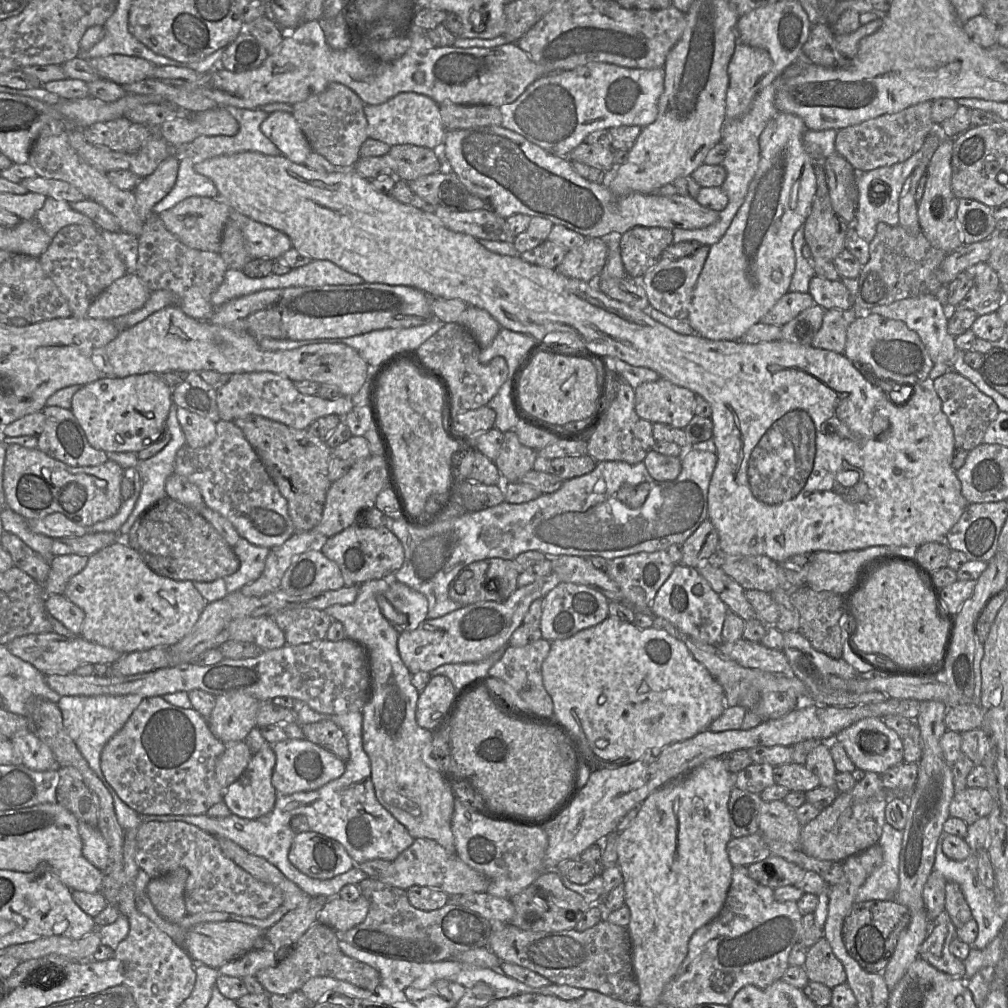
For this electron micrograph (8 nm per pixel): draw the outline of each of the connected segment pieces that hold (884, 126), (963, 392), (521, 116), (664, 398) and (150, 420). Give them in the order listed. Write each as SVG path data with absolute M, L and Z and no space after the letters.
M932 101L908 107L893 114L885 114L858 125L837 130L835 149L857 171L871 171L904 162L918 152L936 124L931 119Z
M952 369L930 382L930 387L938 394L942 411L953 428L955 448L970 451L983 443L989 424L1000 411L995 401L982 393L969 379Z
M592 62L571 70L549 73L535 80L512 103L499 108L501 126L512 130L547 152L568 157L592 132L619 126L646 127L658 115L658 101L664 90L664 68L627 68L606 62Z
M660 377L634 389L635 411L649 422L684 429L694 417L696 394Z
M153 372L123 378L103 377L87 383L73 395L71 411L92 447L106 453L137 454L144 448L144 439L166 424L172 404L172 390L159 374Z

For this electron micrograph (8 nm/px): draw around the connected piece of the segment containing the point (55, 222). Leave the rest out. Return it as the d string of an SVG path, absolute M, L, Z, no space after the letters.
M52 197L46 198L44 206L36 212L35 220L51 238L68 225L95 225L89 217L72 209L68 202Z

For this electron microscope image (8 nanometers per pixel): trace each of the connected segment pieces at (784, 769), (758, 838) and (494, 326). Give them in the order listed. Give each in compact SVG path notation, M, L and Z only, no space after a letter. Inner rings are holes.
M802 764L774 767L773 777L775 784L794 792L808 792L820 786L818 777Z
M760 833L732 838L727 844L727 854L733 866L748 866L770 855L764 837Z
M468 306L456 323L462 324L472 334L481 350L492 343L501 329L488 311L476 306Z

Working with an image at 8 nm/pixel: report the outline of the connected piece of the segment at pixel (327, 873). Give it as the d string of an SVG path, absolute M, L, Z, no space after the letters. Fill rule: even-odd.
M313 831L296 833L288 859L300 872L318 880L331 879L355 865L342 844Z

